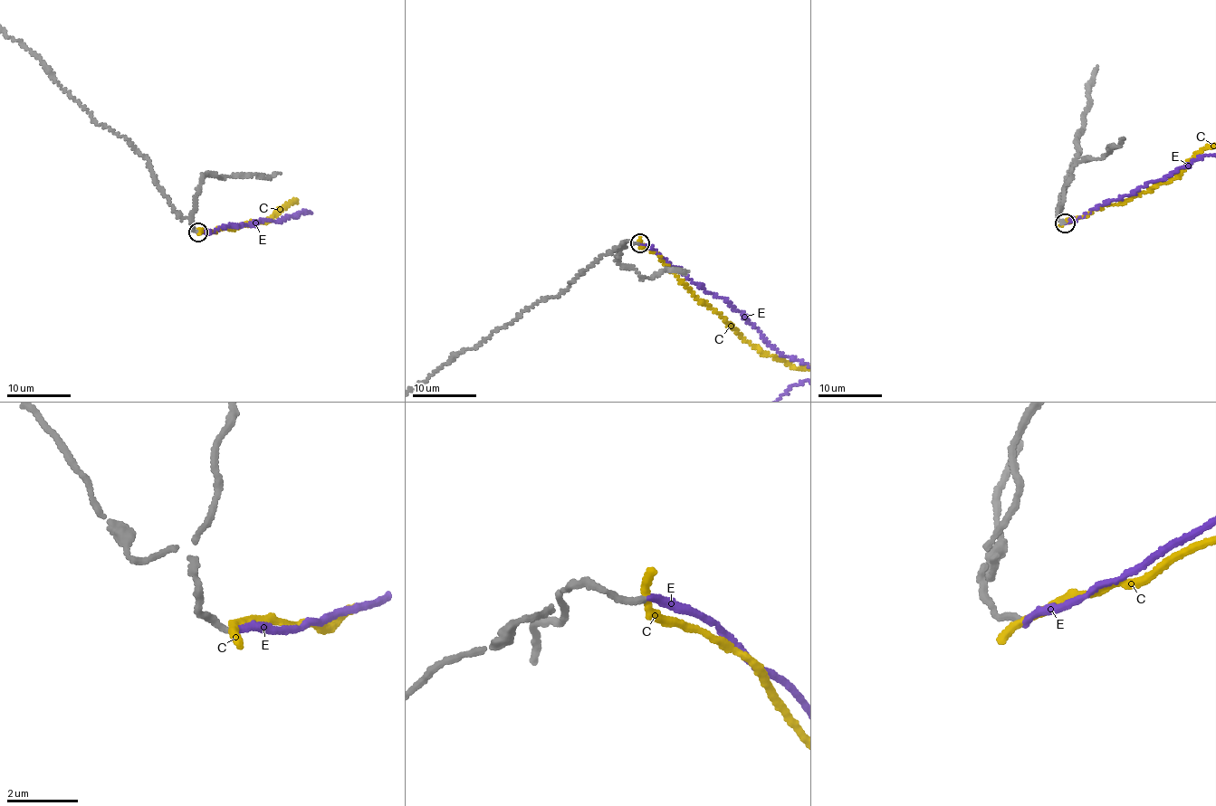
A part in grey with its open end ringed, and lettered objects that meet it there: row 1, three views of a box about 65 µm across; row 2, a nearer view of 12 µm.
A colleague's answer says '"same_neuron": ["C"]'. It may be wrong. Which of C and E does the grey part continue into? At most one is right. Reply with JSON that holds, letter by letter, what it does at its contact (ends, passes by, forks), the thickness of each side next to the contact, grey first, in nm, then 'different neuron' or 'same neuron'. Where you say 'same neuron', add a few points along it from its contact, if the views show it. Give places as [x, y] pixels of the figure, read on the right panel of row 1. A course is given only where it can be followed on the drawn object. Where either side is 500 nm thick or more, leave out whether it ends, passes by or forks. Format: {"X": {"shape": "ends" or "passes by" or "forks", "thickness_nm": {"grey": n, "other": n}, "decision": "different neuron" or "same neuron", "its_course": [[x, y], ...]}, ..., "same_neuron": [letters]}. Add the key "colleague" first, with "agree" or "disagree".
{"colleague": "disagree", "C": {"shape": "ends", "thickness_nm": {"grey": 180, "other": 280}, "decision": "different neuron"}, "E": {"shape": "ends", "thickness_nm": {"grey": 180, "other": 190}, "decision": "same neuron"}, "same_neuron": ["E"]}

